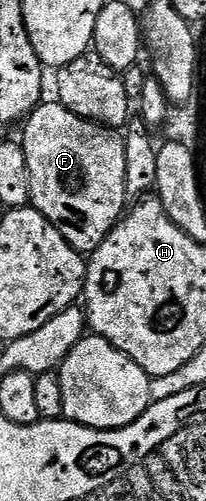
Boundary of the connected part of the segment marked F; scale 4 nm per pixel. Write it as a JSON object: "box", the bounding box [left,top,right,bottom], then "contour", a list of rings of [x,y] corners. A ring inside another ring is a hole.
{"box":[20,101,128,253],"contour":[[[57,101],[39,103],[24,126],[26,132],[20,136],[20,142],[28,157],[30,203],[61,233],[64,241],[72,245],[72,249],[80,253],[95,251],[128,207],[124,185],[125,138],[117,130],[81,119]]]}

